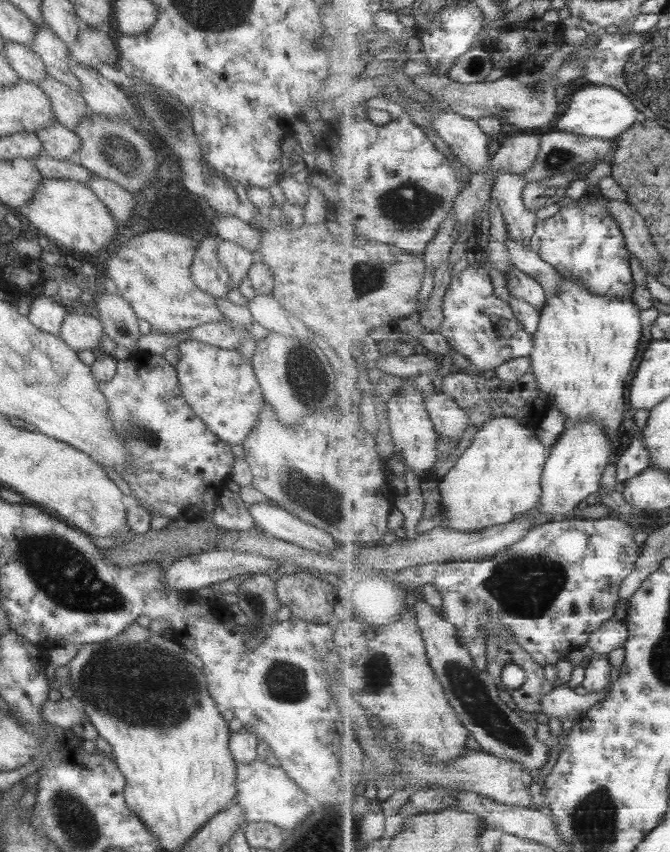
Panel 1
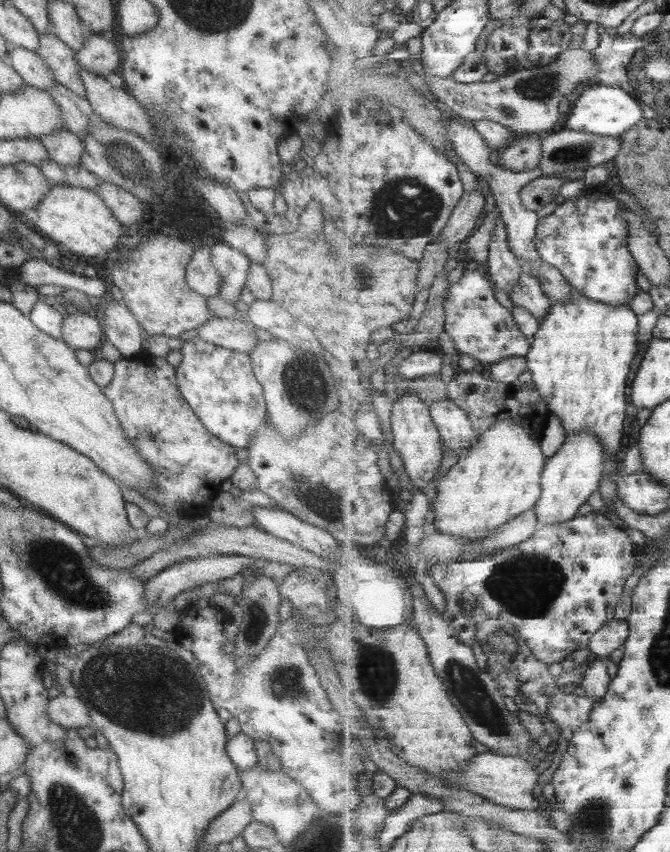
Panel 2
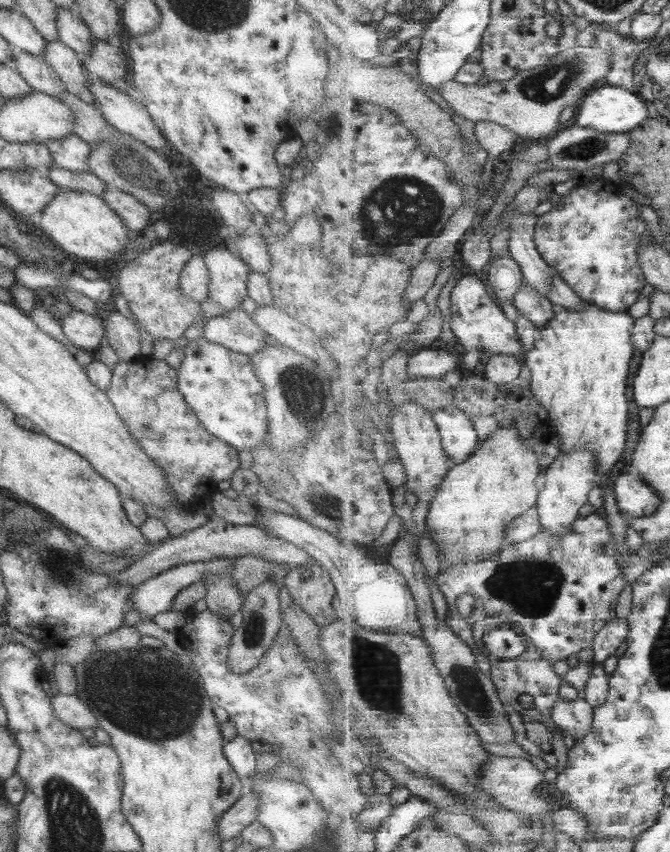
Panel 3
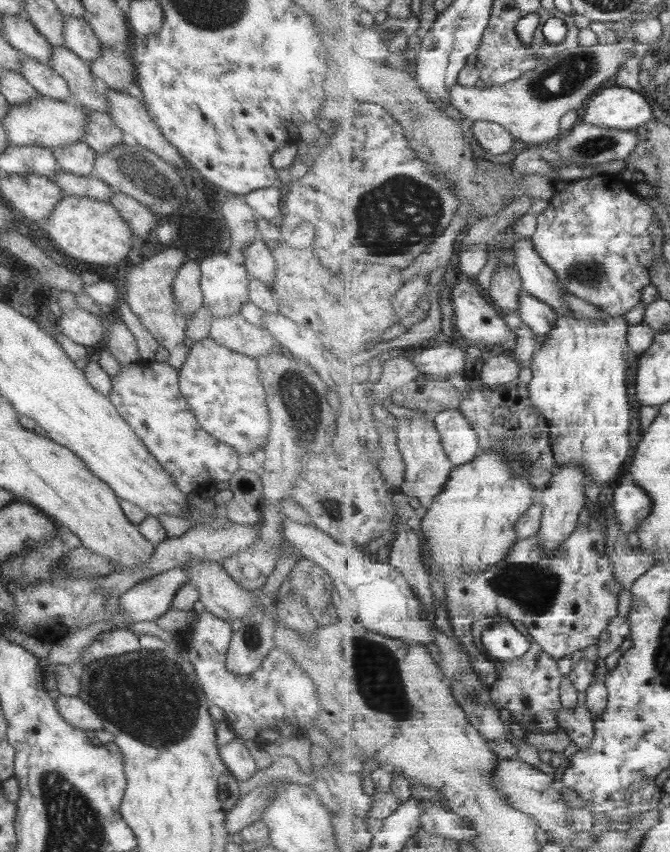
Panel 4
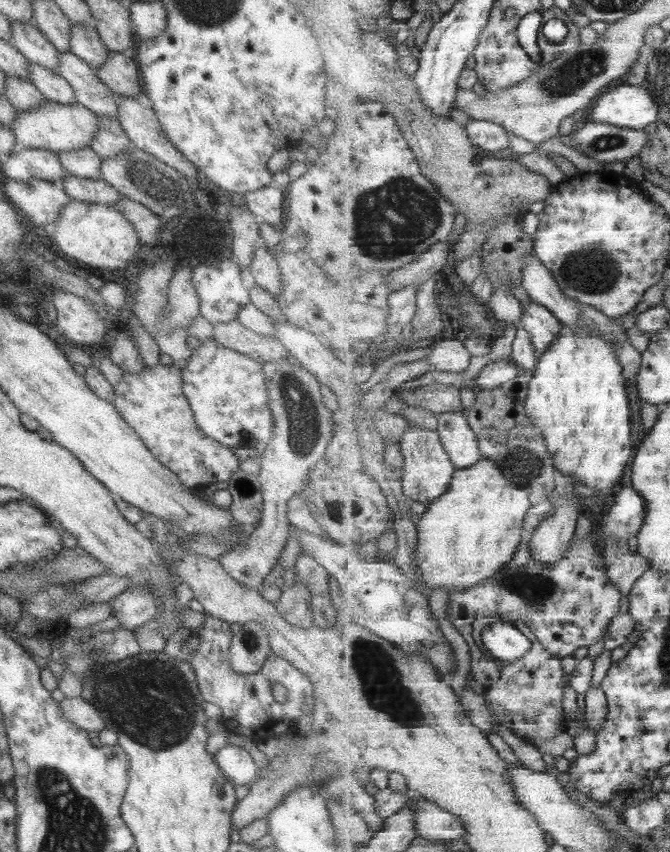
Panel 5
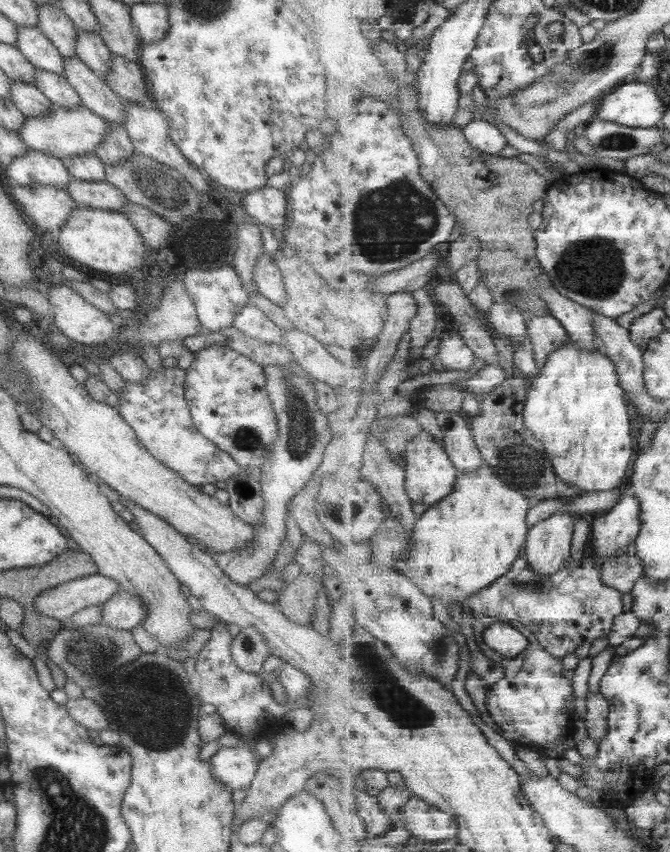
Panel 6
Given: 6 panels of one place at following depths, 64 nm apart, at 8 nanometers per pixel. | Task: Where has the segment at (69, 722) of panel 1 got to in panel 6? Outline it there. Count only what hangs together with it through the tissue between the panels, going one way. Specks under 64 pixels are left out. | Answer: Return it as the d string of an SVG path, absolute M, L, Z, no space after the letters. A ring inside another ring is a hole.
M84 696L76 699L68 698L64 707L69 718L87 730L99 731L109 728L109 722L101 707Z

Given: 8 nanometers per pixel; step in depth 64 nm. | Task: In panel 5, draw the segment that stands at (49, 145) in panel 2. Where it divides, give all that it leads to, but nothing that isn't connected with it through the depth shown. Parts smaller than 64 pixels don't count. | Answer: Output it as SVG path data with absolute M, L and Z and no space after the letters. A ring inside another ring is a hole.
M85 146L56 154L63 171L77 178L100 178L99 163L101 159L91 148Z

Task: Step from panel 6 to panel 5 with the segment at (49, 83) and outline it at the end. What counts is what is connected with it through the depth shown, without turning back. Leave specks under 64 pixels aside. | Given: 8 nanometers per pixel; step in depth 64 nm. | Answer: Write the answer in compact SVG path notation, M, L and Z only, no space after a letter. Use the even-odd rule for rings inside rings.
M29 63L28 81L50 102L70 104L75 100L72 88L55 70L52 71L39 64Z

